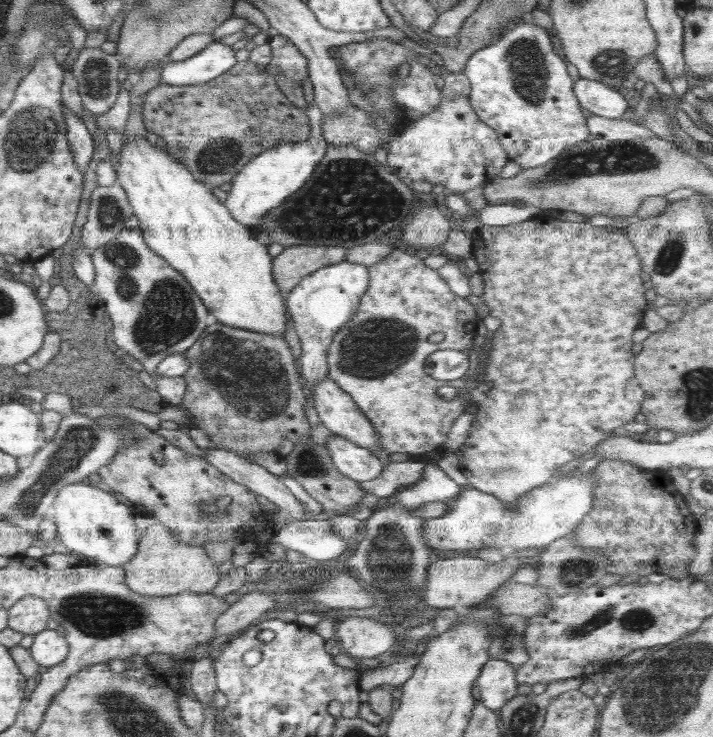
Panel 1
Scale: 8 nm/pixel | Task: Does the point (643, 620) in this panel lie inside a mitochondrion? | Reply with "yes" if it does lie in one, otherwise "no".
yes

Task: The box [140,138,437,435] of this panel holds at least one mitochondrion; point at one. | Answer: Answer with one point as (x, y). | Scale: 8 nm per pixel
(347, 195)

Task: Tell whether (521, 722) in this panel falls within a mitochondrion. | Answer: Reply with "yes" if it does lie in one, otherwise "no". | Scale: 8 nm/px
yes

